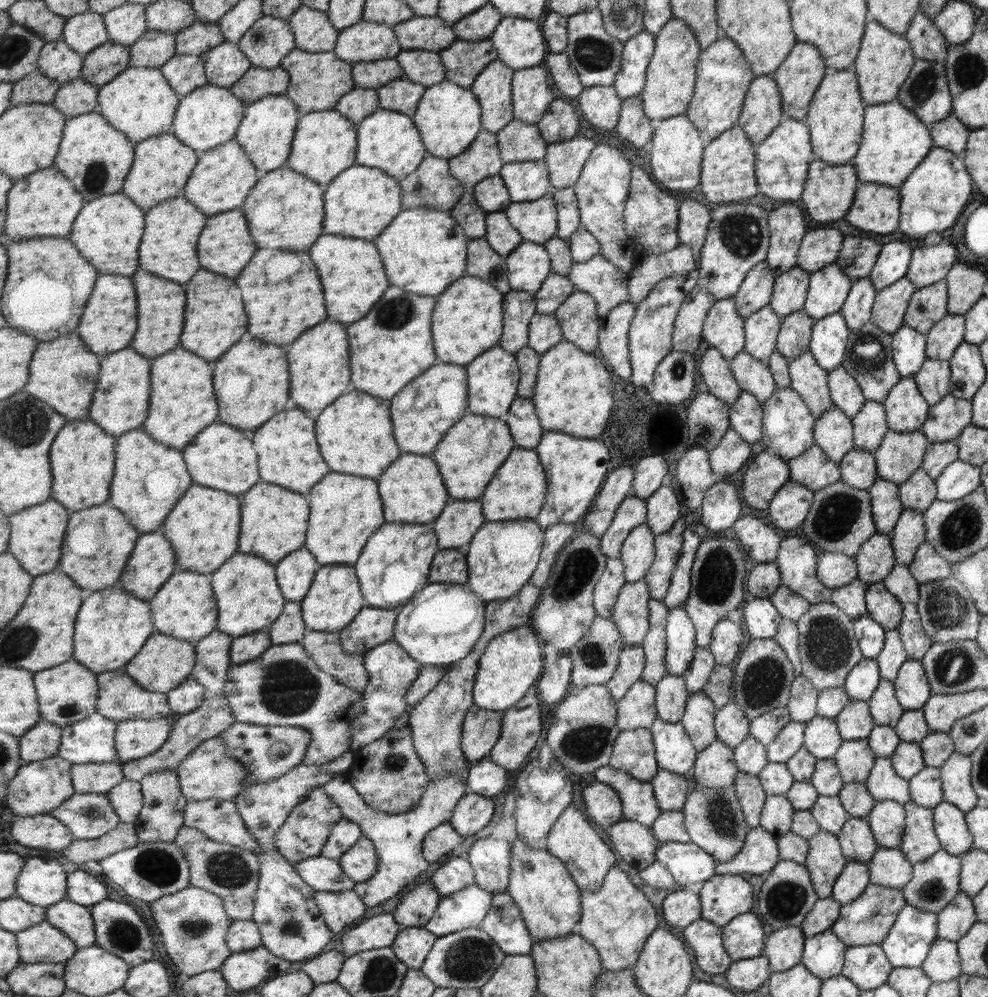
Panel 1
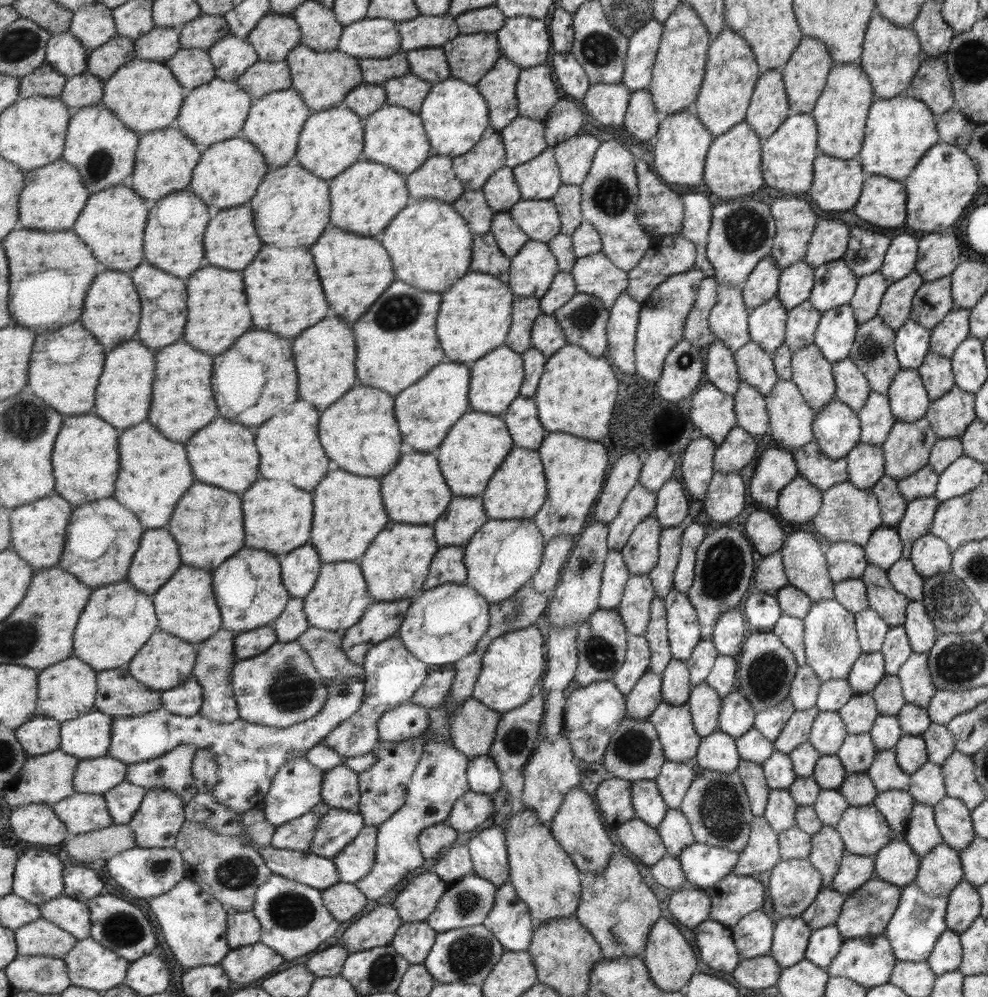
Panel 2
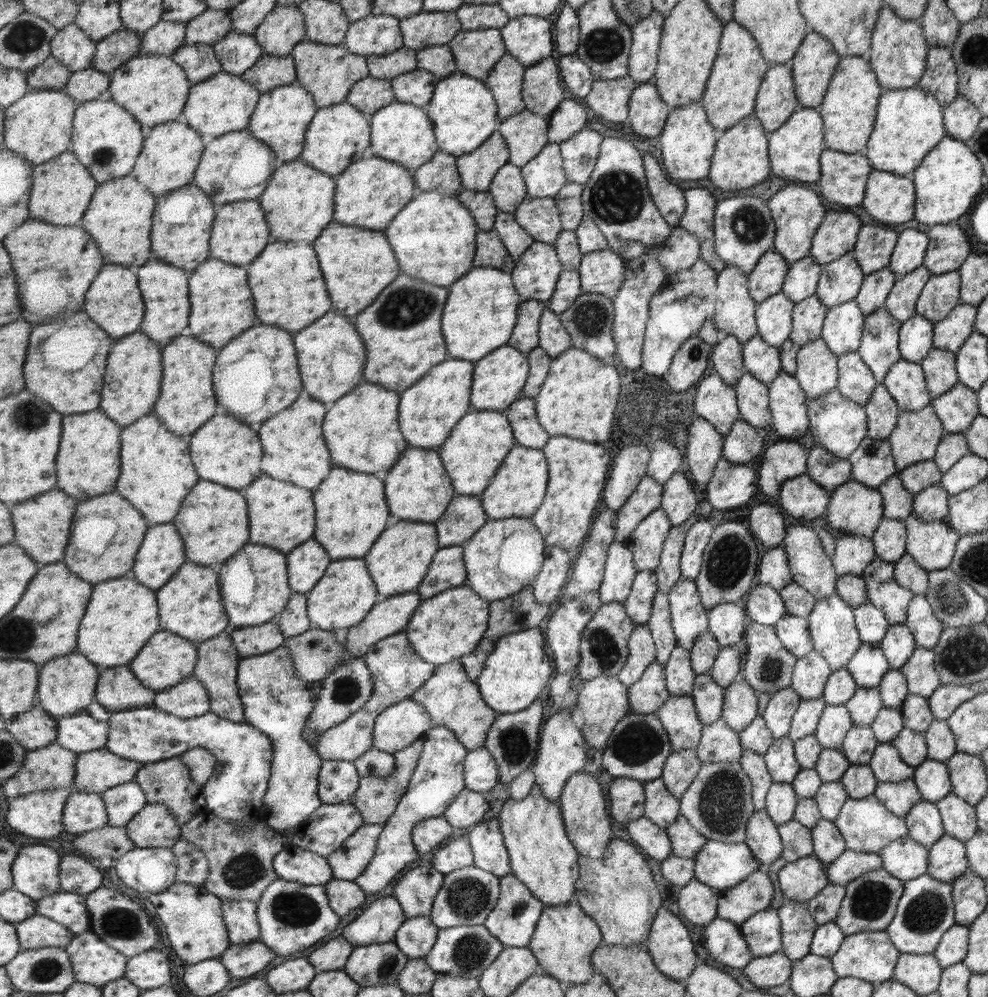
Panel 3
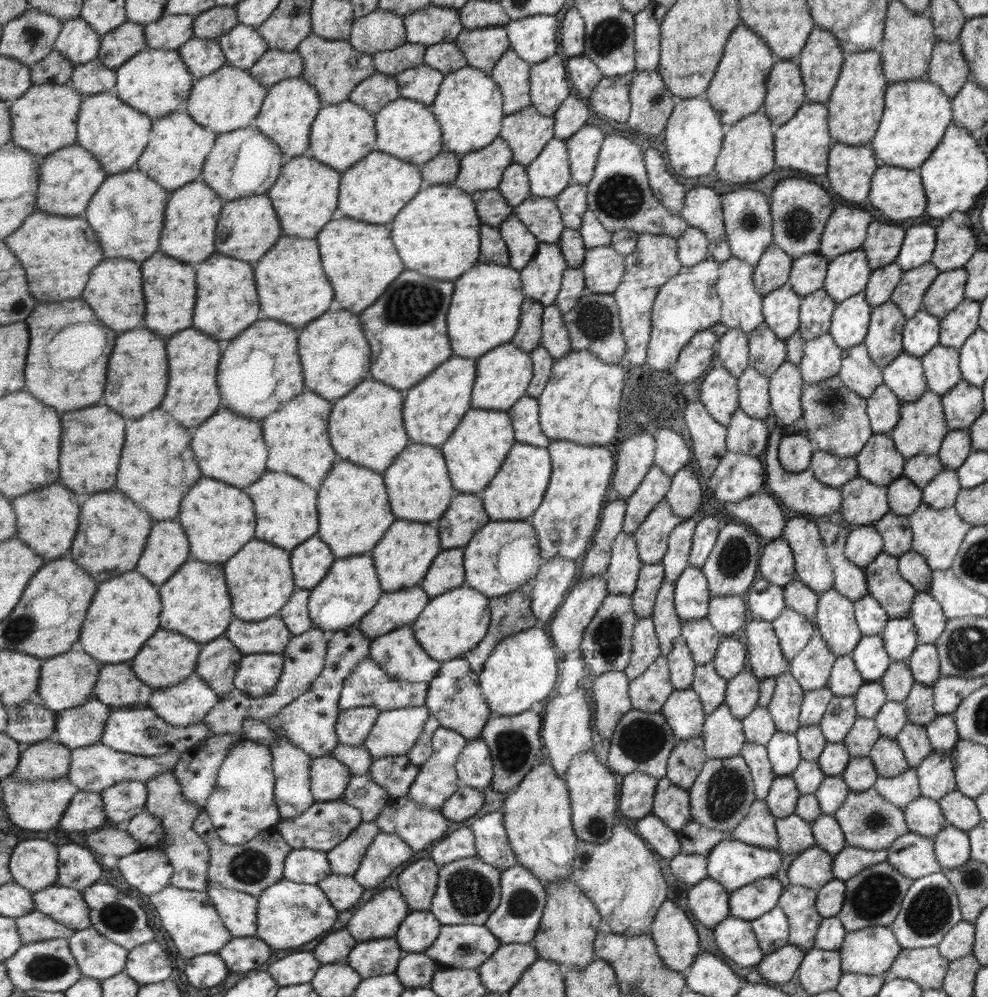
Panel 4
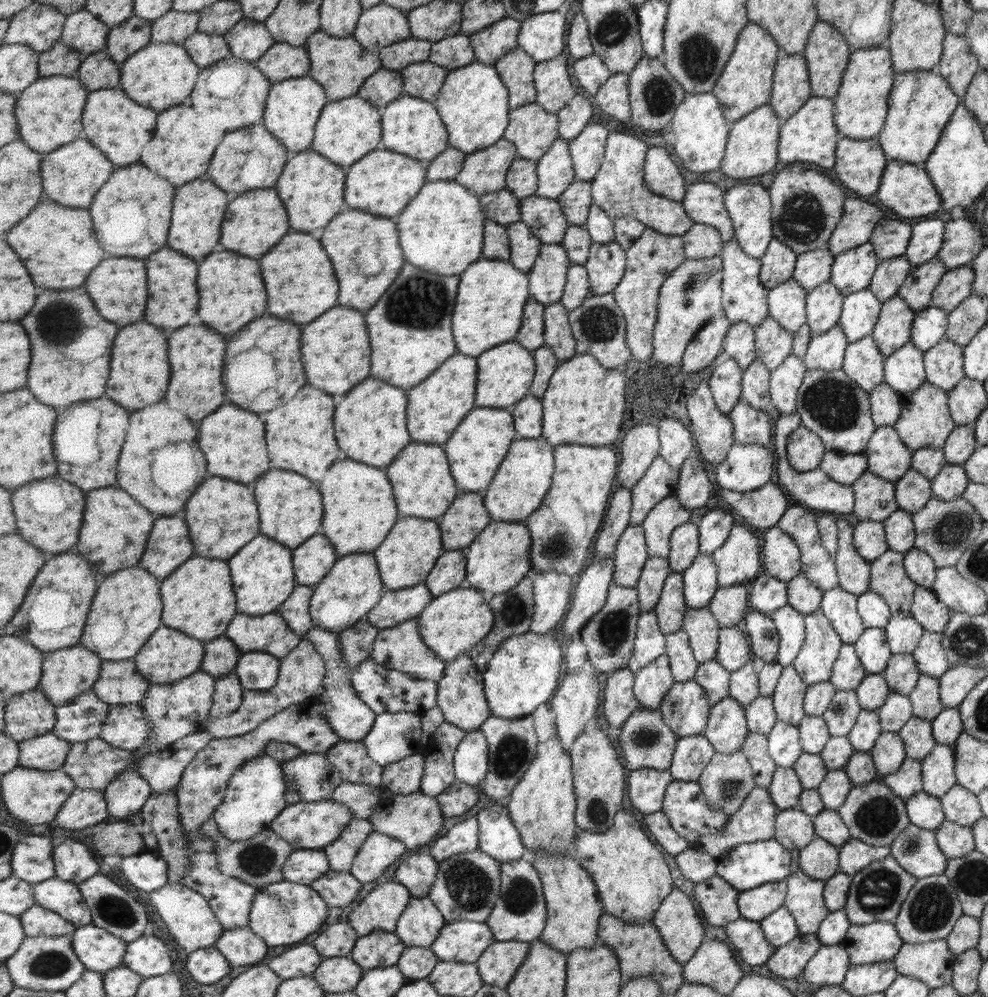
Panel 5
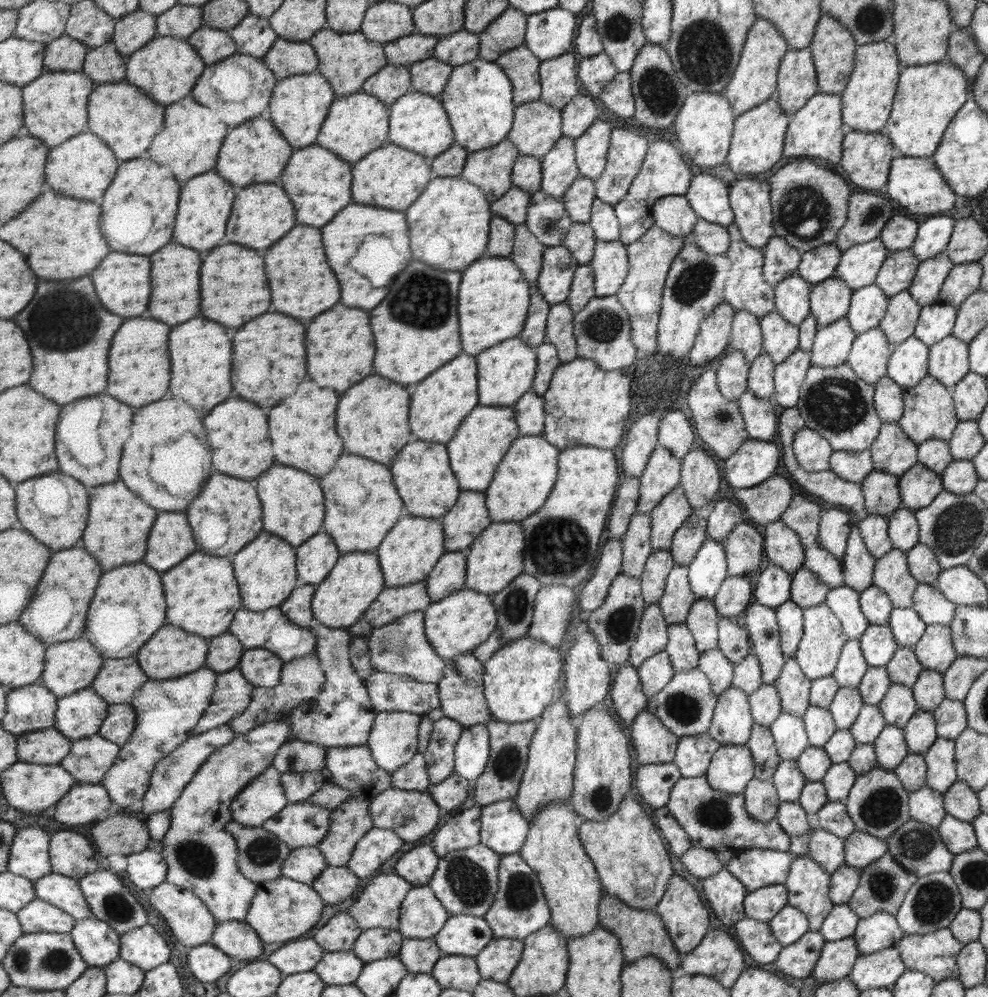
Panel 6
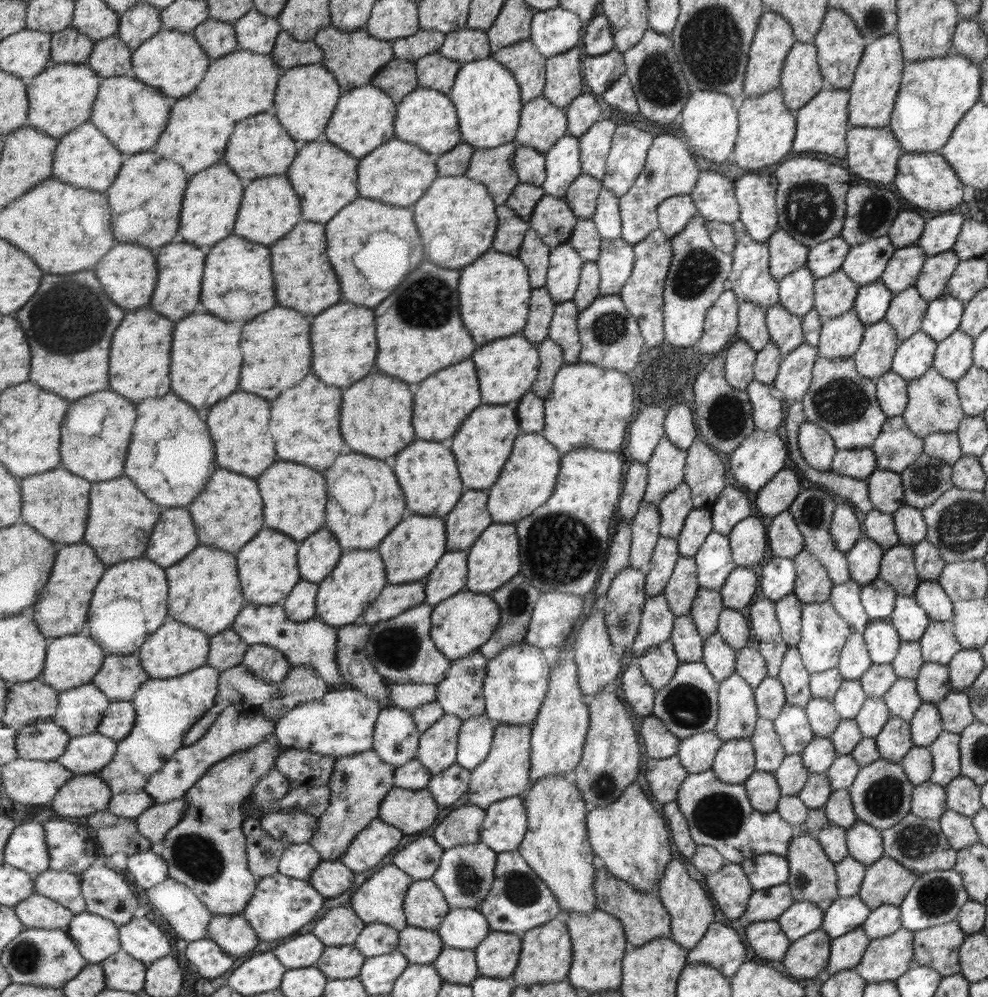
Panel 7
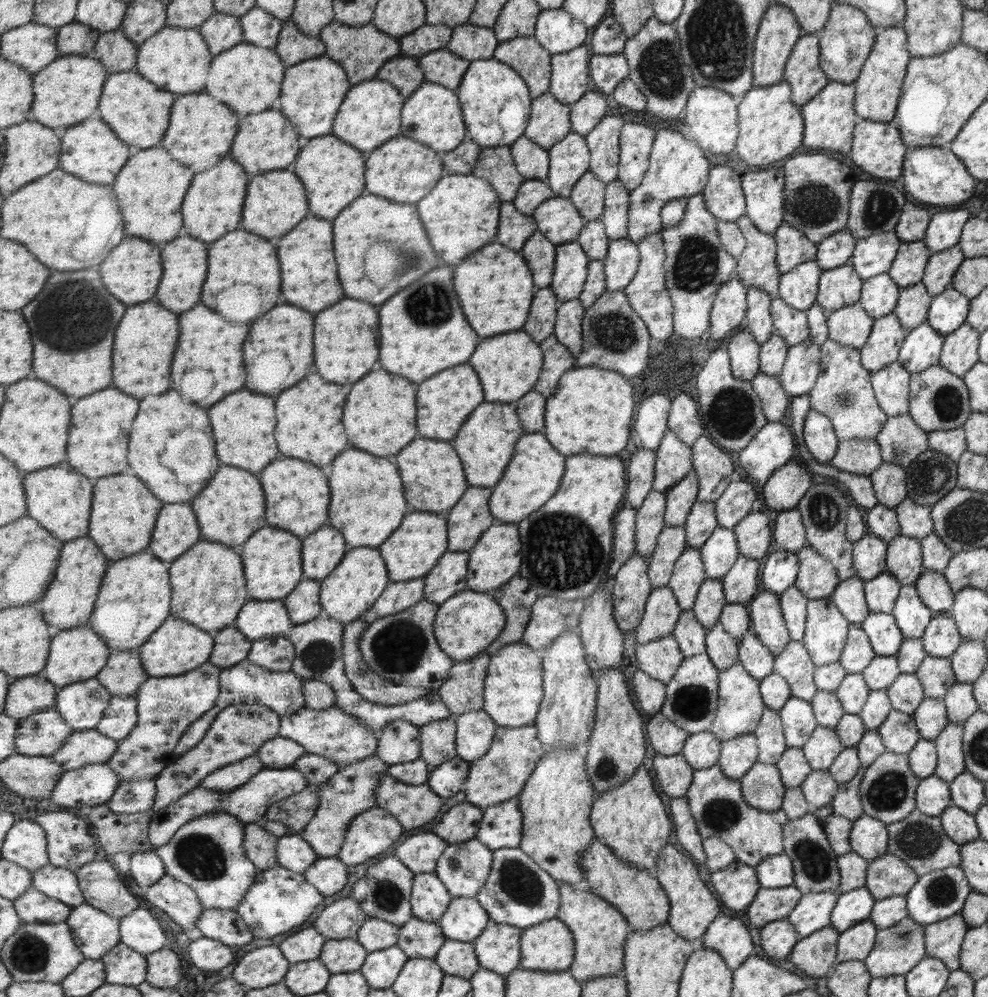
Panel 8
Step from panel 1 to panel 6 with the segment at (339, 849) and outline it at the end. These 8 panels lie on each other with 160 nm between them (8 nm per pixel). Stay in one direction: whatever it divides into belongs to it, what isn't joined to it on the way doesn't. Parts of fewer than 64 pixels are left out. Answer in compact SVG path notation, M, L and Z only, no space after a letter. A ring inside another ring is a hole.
M309 802L289 803L278 815L265 821L265 830L276 834L292 849L316 847L332 828L333 811Z

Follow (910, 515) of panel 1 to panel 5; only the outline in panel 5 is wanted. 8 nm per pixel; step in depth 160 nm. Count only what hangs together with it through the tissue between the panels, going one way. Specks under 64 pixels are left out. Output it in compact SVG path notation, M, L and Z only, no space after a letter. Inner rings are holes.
M945 464L943 469L930 480L931 494L943 502L959 498L969 482L966 476L961 465Z

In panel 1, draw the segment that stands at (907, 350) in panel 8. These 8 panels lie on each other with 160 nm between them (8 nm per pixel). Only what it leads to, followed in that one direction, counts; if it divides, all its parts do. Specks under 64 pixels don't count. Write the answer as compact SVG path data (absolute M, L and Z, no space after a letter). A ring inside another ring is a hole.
M901 376L882 403L887 429L897 433L920 431L929 406L912 377Z

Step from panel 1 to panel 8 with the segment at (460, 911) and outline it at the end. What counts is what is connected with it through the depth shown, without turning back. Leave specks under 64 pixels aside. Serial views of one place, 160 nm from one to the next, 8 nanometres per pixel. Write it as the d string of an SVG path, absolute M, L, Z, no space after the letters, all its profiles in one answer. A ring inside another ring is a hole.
M481 839L450 843L441 856L436 873L455 898L476 898L492 873L494 850Z

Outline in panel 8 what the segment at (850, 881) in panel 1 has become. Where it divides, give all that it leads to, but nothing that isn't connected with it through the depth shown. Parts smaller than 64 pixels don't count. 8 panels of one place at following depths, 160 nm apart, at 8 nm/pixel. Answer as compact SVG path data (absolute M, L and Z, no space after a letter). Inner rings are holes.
M861 815L852 822L849 831L850 850L866 861L886 853L886 825L876 818Z

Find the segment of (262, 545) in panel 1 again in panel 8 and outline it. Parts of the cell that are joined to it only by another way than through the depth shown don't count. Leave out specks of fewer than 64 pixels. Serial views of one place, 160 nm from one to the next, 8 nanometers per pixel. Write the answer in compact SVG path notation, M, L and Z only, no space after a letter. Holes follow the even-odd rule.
M283 458L271 462L263 474L261 484L265 486L267 496L267 518L272 526L289 530L294 535L309 536L319 530L329 520L329 504L331 504L331 488L329 480L321 468L311 462L303 462L299 458Z

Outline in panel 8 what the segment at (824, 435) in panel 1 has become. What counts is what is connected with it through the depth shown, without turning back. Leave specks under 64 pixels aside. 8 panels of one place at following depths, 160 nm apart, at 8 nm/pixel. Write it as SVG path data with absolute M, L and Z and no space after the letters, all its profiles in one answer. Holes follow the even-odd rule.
M830 338L819 347L819 370L814 386L807 395L809 409L829 419L838 442L875 439L886 417L876 404L870 386L870 372L860 365L860 352L850 346L841 346Z

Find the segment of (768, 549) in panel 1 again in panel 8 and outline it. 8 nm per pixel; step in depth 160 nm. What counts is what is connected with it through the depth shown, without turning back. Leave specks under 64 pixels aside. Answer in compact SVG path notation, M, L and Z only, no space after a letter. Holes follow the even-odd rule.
M798 460L790 461L777 469L762 485L763 502L771 511L795 508L812 485L812 477Z

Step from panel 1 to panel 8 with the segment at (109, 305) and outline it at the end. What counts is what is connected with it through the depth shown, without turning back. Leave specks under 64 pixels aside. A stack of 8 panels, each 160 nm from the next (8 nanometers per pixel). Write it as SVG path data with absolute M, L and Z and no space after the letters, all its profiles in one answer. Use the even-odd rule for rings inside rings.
M127 238L125 242L121 242L121 246L116 246L117 250L109 254L99 270L105 284L109 286L109 292L125 304L141 304L151 300L157 294L163 278L161 246L153 242L145 242L141 238Z

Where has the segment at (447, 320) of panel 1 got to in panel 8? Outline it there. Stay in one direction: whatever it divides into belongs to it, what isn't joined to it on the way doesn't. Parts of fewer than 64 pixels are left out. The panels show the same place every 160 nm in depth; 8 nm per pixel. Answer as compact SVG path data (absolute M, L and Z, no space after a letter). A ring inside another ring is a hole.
M497 241L471 254L457 266L457 294L471 326L483 336L523 330L530 314L537 286L534 274L522 253ZM491 278L491 280L489 280Z

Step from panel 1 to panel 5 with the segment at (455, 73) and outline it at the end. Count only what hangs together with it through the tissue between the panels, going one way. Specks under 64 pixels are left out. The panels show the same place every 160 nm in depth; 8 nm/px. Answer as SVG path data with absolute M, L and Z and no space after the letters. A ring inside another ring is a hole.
M509 16L470 35L476 61L486 65L495 65L500 58L505 57L519 47L519 35L522 21Z

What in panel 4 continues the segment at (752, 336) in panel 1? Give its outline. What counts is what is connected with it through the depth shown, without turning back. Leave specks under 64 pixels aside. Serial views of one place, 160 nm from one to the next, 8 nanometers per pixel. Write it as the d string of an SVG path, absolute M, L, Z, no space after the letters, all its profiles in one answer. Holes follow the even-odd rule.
M788 282L763 296L764 324L777 338L784 340L799 329L801 299Z

